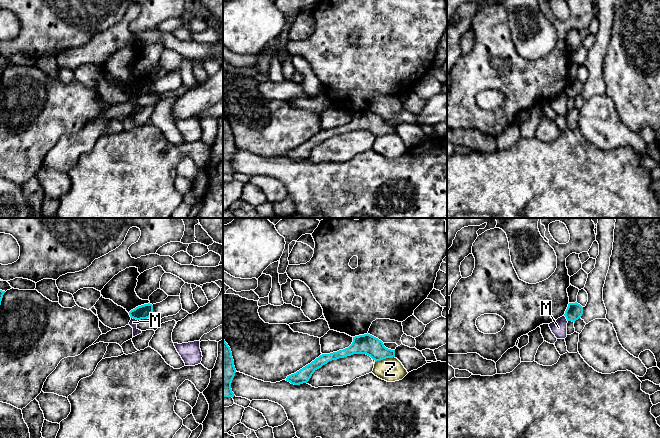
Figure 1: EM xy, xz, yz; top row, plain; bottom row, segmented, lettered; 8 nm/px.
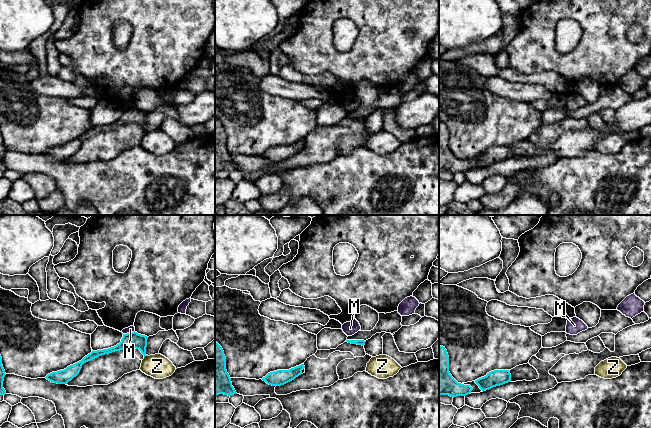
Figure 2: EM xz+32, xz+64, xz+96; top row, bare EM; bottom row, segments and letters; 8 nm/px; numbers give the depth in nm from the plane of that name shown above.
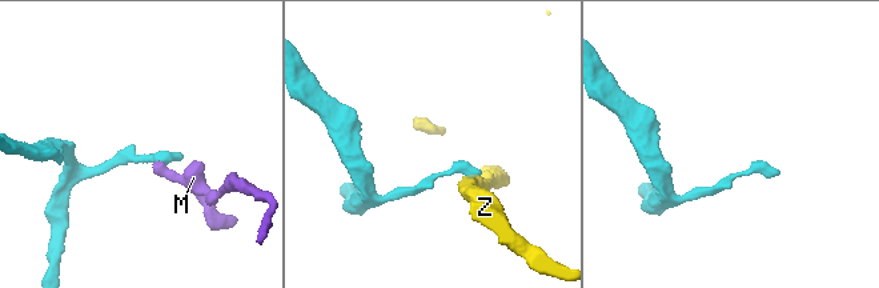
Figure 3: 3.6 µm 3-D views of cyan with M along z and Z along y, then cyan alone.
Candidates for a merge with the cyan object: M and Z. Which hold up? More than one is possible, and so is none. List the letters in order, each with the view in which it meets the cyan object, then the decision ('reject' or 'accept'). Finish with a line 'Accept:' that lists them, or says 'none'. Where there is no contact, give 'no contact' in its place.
M: xy | reject
Z: xz | reject
Accept: none

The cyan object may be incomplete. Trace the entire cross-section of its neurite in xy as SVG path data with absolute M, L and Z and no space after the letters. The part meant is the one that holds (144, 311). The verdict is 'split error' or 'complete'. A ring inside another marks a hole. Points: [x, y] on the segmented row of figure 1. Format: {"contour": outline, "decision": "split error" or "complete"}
{"contour": "M148 303L136 307L135 309L129 312L131 318L136 320L147 319L151 316L153 312L153 305Z", "decision": "complete"}

